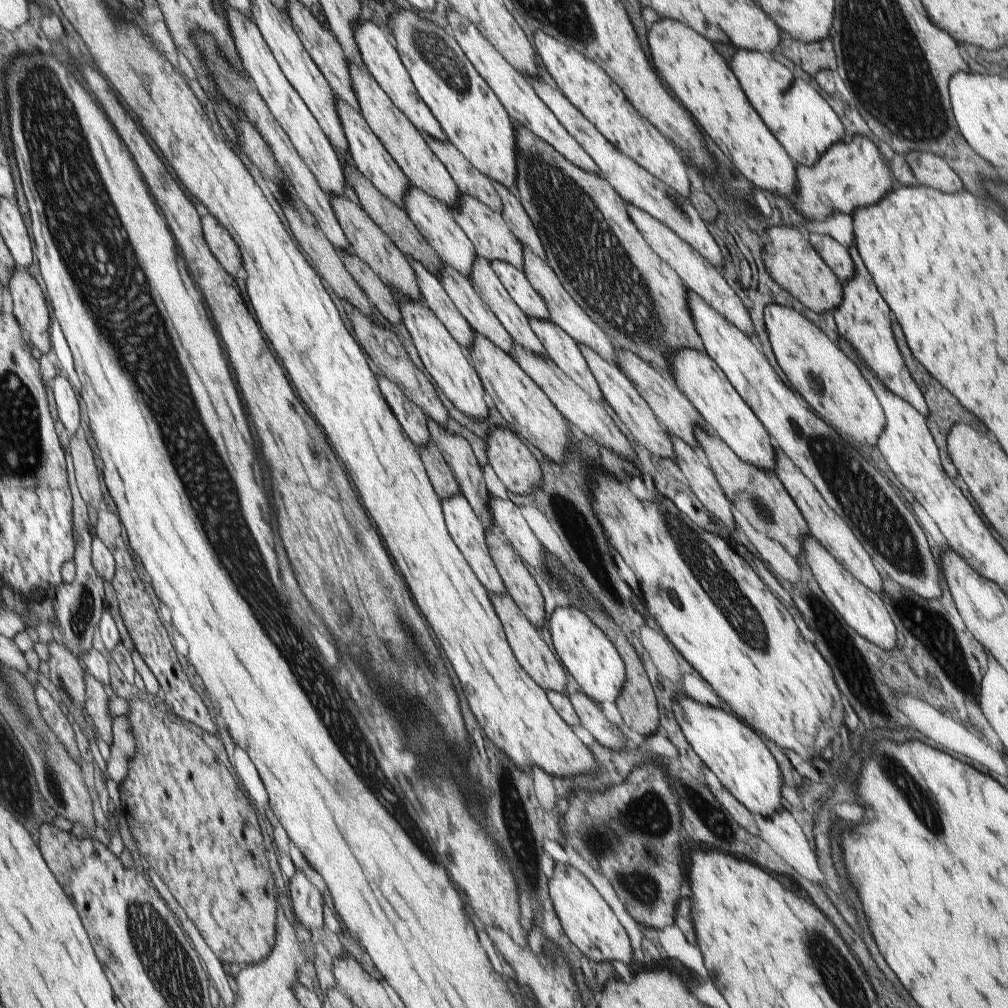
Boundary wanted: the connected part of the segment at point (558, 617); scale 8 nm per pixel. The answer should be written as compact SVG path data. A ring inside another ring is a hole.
M571 605L554 610L550 618L550 632L554 648L586 696L599 705L602 702L616 704L617 698L621 696L626 672L622 657L604 632L586 613Z

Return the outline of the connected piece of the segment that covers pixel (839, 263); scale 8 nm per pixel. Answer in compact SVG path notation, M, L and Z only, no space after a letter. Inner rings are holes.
M810 233L809 242L842 282L850 280L855 275L855 266L848 249L834 238L820 233Z

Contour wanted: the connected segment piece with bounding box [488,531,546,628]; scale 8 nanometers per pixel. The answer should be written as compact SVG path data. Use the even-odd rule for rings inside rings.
M488 533L489 551L494 564L502 577L507 593L516 606L536 628L544 624L544 598L538 590L538 584L524 566L521 555L500 536Z

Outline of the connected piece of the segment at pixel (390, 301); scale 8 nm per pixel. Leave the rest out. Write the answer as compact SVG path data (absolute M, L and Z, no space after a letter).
M344 250L341 252L352 271L353 277L357 279L362 290L372 300L372 305L376 306L389 321L398 320L398 323L392 322L392 324L401 324L403 316L400 316L398 302L394 300L390 288L386 286L386 282L379 276L377 271L353 252Z

